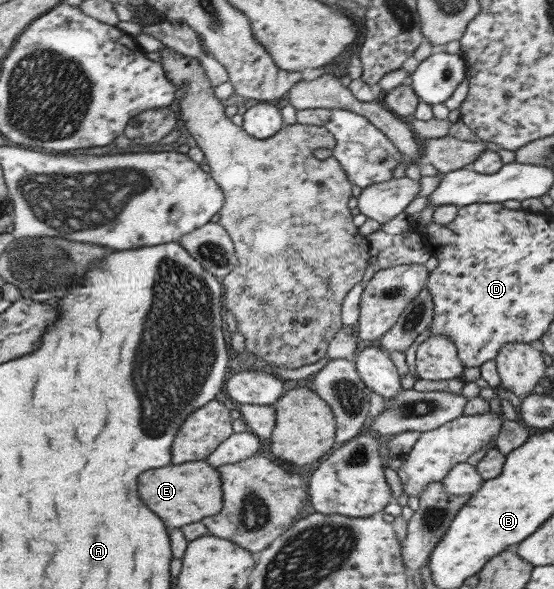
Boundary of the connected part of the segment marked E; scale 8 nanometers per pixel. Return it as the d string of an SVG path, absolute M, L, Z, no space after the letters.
M191 461L181 466L167 466L159 470L147 470L139 478L139 492L143 502L151 506L167 526L181 528L195 522L201 522L205 516L213 516L221 510L222 488L221 475L207 461Z

